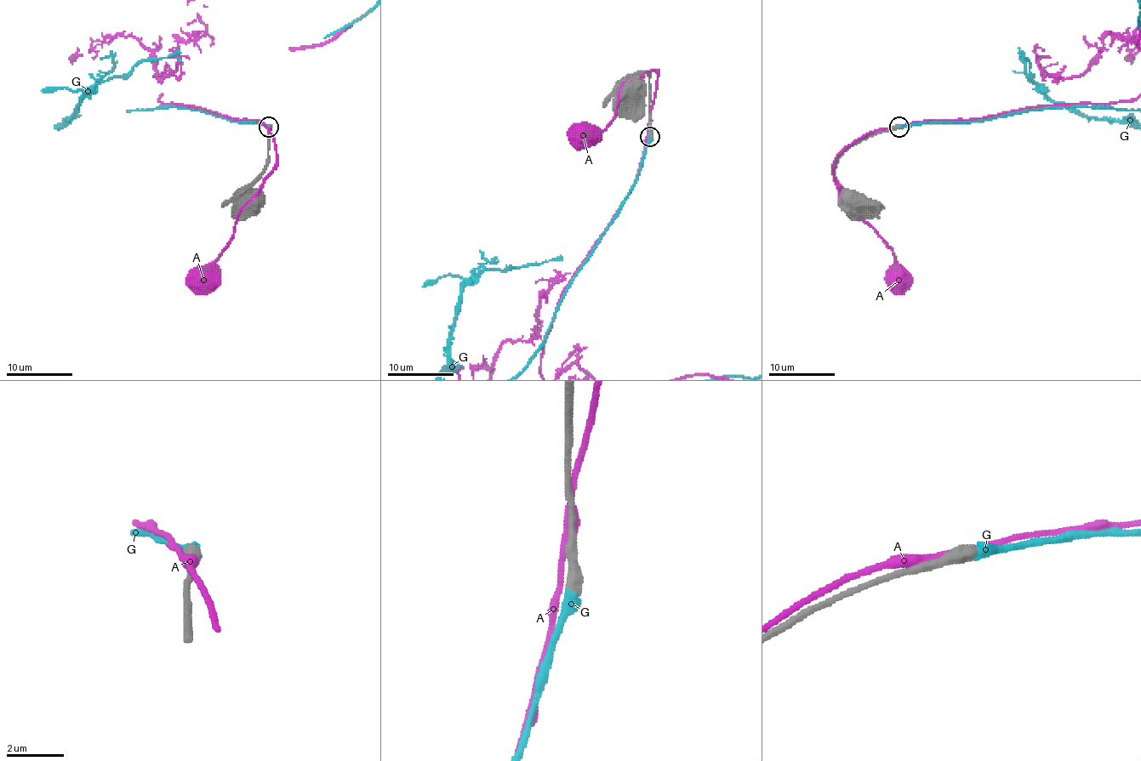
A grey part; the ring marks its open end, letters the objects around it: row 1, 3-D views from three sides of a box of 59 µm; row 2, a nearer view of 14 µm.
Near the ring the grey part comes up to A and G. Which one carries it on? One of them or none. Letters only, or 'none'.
G

